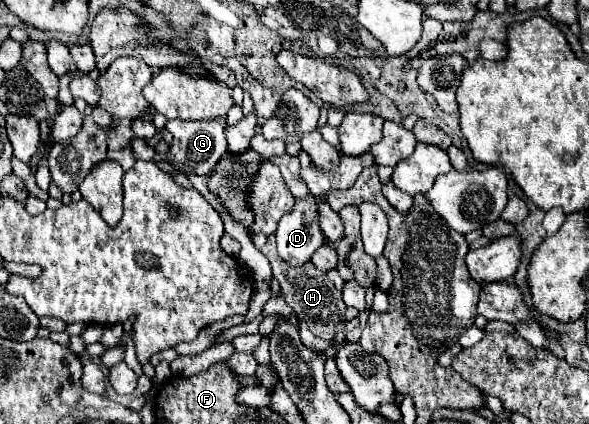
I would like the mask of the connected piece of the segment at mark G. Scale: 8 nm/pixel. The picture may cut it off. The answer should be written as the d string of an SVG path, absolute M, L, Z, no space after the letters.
M171 119L167 121L165 129L173 135L173 141L169 143L169 151L155 155L155 163L169 163L175 171L183 175L211 175L215 165L223 159L227 153L227 139L225 139L225 119L209 119L209 121L181 121Z

